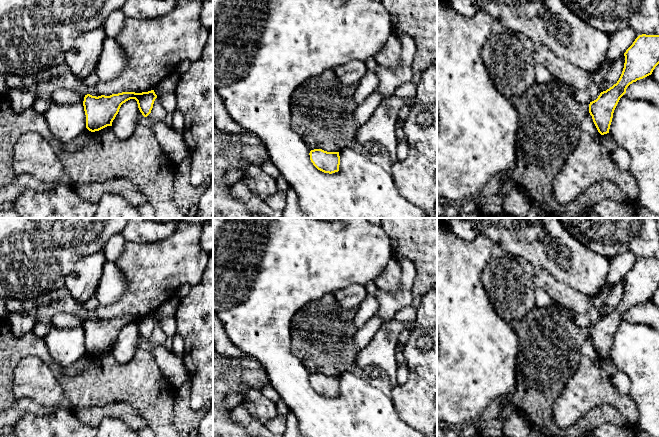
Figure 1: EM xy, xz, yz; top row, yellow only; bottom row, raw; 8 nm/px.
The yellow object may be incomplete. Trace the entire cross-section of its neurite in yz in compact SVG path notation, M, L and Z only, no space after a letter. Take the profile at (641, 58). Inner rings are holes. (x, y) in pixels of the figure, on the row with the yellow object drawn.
M639 35L624 56L624 68L617 83L589 104L589 113L601 135L609 133L614 110L627 87L651 75L659 64L659 35Z

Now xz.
M314 149L310 151L309 155L311 162L318 170L329 174L339 171L339 152L327 152L322 149Z

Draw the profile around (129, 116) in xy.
M130 99L121 105L112 122L112 130L118 138L127 139L134 133L143 118L144 116L138 108L137 101Z

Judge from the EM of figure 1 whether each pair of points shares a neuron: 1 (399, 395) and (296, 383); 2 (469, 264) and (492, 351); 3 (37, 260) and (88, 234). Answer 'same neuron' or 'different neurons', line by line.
1: different neurons
2: same neuron
3: same neuron

